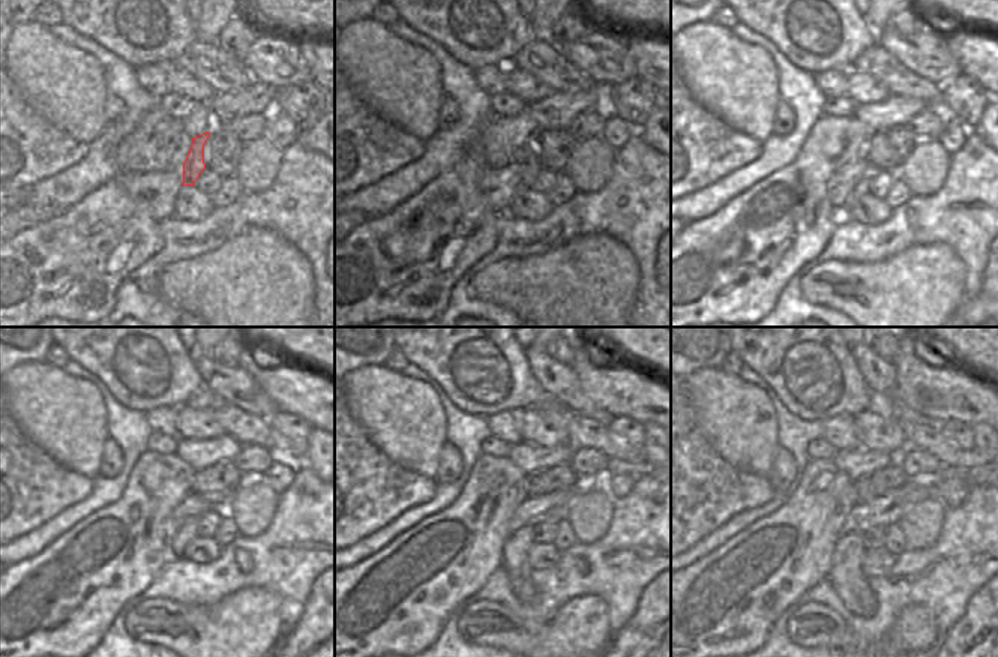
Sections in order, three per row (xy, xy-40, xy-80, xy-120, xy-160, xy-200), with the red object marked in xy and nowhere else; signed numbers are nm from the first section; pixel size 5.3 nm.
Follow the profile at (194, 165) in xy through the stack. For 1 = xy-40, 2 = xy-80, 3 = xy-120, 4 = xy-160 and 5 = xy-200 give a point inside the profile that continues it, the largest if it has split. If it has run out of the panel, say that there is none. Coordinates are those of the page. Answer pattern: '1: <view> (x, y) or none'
1: xy-40 (530, 165)
2: xy-80 (863, 186)
3: xy-120 (189, 531)
4: xy-160 (515, 551)
5: xy-200 (847, 576)

